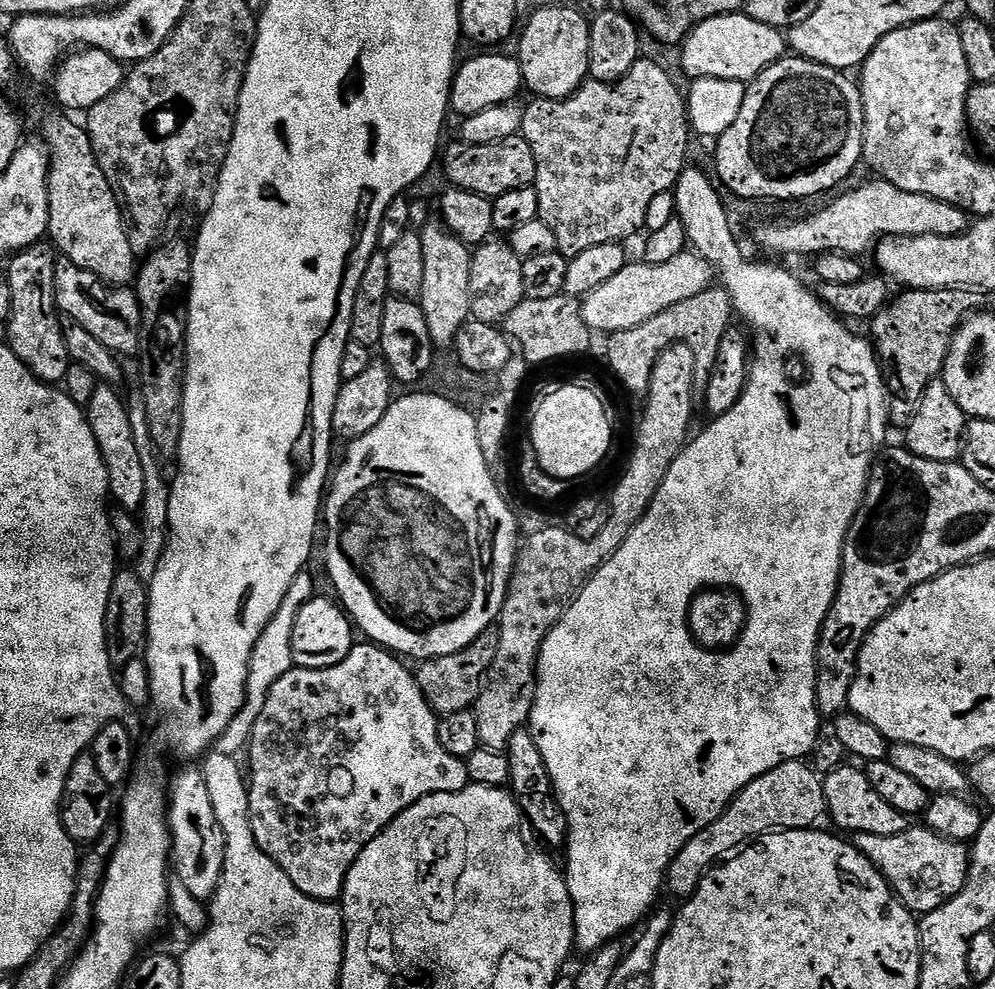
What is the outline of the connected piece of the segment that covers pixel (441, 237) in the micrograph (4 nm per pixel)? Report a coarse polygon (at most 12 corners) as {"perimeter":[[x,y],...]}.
{"perimeter":[[443,223],[419,229],[419,298],[430,338],[451,349],[468,323],[473,249]]}

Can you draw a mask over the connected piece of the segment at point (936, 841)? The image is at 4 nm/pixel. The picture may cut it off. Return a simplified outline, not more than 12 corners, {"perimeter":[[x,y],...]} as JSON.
{"perimeter":[[927,826],[857,832],[896,897],[938,910],[968,880],[969,845]]}

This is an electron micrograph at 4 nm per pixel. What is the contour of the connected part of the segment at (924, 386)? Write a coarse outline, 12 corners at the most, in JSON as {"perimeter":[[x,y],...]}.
{"perimeter":[[914,288],[872,317],[891,423],[943,373],[975,291]]}

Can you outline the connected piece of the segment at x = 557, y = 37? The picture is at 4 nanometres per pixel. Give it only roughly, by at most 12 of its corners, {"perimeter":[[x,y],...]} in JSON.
{"perimeter":[[540,8],[519,33],[523,87],[564,100],[589,79],[590,20]]}

